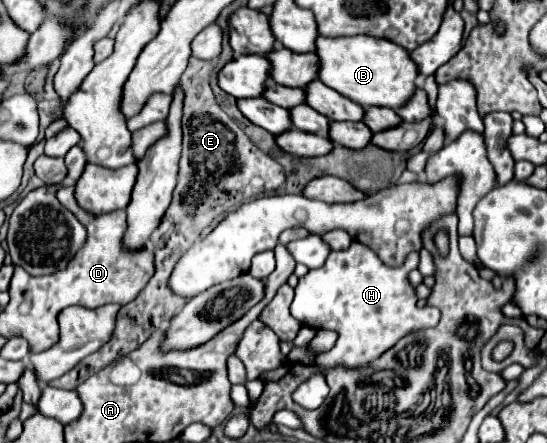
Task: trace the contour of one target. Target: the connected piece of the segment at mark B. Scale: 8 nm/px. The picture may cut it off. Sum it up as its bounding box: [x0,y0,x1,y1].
[316,36,418,110]

